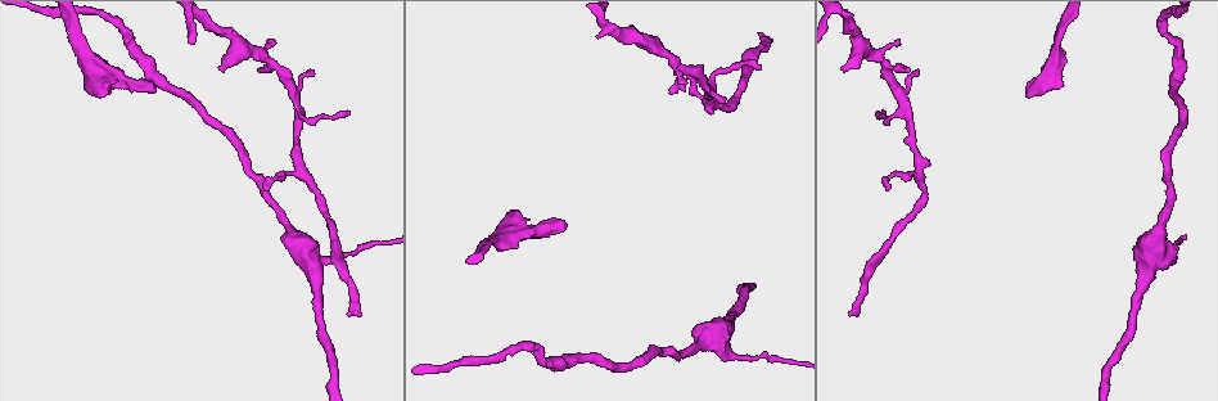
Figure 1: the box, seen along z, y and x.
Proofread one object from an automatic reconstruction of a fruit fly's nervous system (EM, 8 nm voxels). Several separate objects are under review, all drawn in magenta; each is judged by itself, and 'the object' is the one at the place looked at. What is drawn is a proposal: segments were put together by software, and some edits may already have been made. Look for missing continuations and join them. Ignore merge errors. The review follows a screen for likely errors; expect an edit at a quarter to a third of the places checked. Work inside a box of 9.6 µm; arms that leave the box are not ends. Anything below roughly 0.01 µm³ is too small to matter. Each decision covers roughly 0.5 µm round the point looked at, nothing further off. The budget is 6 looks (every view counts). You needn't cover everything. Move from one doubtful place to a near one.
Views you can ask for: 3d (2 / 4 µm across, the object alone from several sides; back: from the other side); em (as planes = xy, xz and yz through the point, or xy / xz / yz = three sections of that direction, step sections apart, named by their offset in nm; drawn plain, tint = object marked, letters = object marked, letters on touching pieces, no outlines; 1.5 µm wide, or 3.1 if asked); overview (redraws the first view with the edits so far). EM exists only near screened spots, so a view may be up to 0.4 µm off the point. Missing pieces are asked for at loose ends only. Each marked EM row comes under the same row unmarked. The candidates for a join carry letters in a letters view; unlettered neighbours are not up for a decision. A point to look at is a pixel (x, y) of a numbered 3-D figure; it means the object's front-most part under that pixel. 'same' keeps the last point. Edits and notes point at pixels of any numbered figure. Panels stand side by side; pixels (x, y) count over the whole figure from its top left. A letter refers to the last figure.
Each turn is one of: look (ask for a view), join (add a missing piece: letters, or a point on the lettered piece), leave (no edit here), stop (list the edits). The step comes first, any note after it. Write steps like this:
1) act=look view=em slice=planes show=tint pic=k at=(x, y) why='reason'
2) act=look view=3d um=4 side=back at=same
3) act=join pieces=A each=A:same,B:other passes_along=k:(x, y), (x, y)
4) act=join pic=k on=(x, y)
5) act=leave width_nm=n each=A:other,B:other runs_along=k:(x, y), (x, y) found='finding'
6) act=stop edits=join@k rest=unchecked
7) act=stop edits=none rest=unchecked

act=look view=3d um=4 pic=1 at=(898, 41) why='an open end'

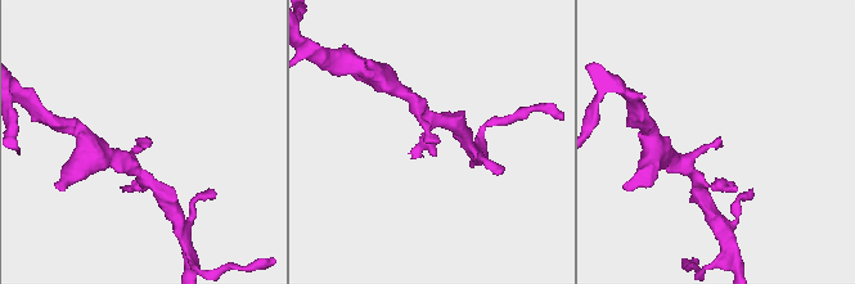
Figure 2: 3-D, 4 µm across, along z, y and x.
act=look view=em slice=planes show=letters pic=2 at=(722, 144) why='now the EM'

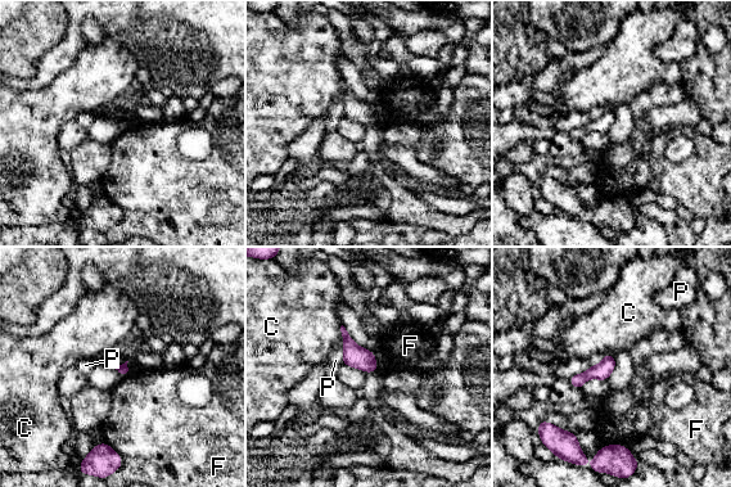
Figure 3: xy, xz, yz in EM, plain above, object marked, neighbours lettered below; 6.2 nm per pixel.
act=leave each=C:other,F:other,P:other found='none of them fits'

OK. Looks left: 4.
act=look view=em slice=xz step=8 show=letters pic=1 at=(760, 70) why='branch stops here'

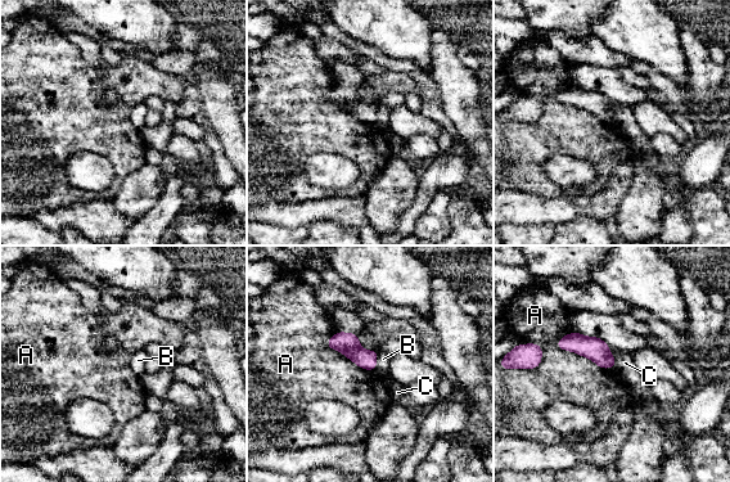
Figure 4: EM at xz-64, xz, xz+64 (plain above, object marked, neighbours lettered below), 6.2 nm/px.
act=look view=em slice=planes show=letters at=same

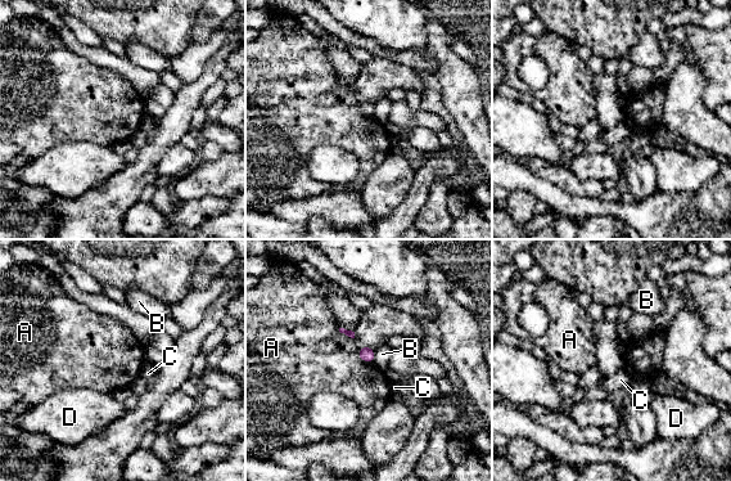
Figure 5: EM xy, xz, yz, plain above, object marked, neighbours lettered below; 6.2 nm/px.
act=leave width_nm=90 longest_contact=A:140nm each=A:other,B:other,C:other,D:other found='no lettered piece goes on from it'

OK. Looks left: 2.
act=look view=em slice=planes show=letters pic=1 at=(842, 66) why='an open end'

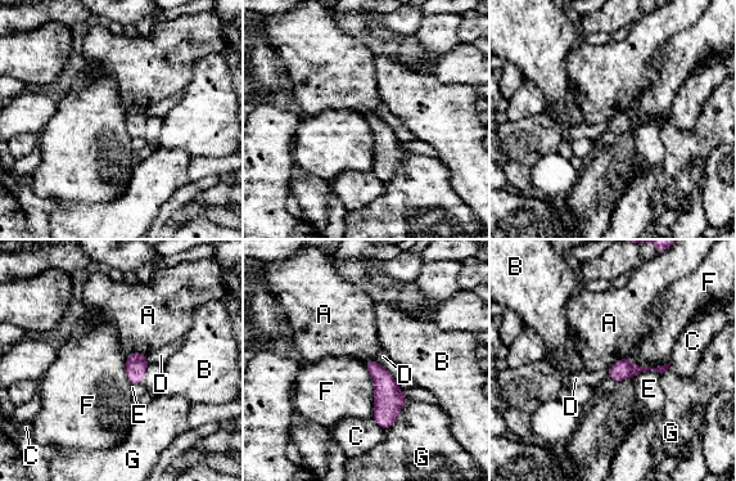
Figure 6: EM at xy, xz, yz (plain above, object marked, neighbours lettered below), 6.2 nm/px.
act=leave each=A:other,B:other,C:other,D:other,E:other,F:other,G:other runs_along=6:(664, 368), (612, 372) found='none of them fits'

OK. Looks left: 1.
act=stop edits=none rest=unchecked

